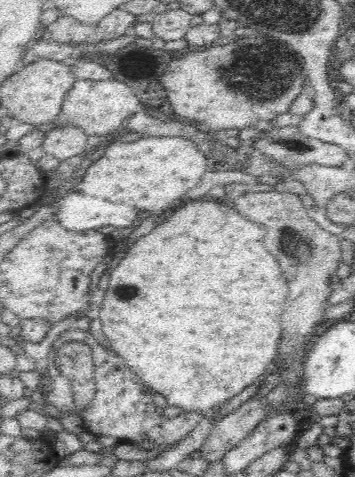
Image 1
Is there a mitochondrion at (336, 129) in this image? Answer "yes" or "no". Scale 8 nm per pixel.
no

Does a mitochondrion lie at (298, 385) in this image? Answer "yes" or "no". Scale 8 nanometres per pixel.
no

